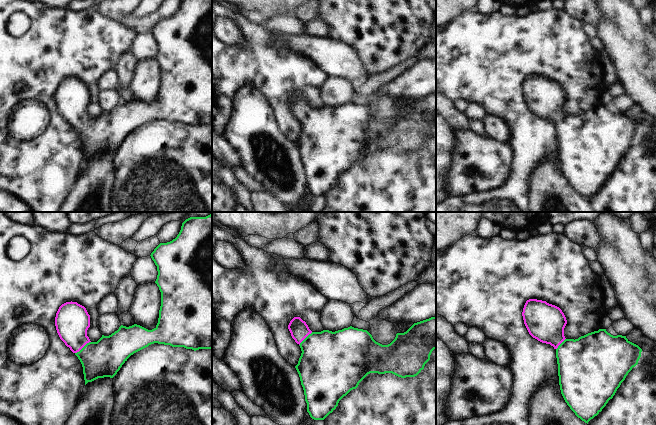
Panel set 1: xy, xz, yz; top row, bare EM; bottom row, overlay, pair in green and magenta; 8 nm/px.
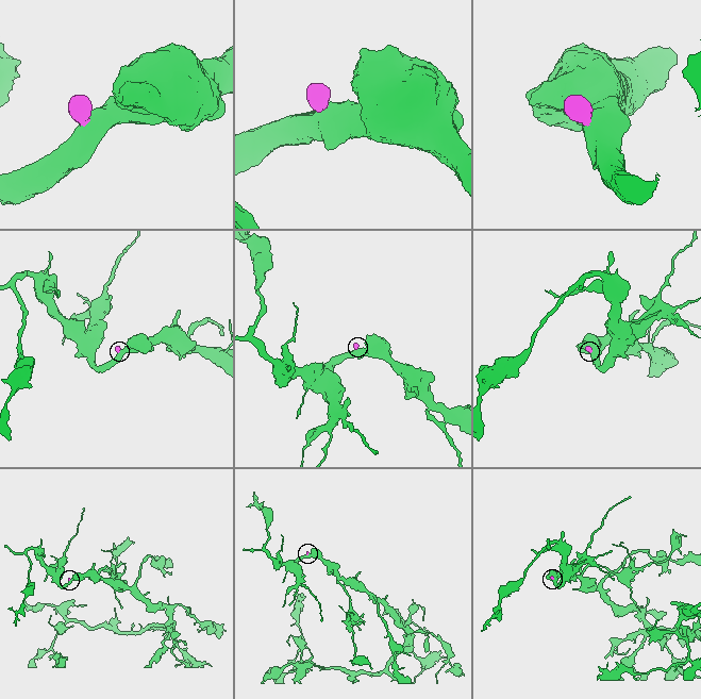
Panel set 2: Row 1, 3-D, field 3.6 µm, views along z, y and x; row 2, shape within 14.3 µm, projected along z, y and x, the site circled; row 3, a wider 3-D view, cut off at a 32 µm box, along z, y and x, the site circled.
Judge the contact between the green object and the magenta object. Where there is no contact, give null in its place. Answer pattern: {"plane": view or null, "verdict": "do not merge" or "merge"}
{"plane": "xy", "verdict": "merge"}

